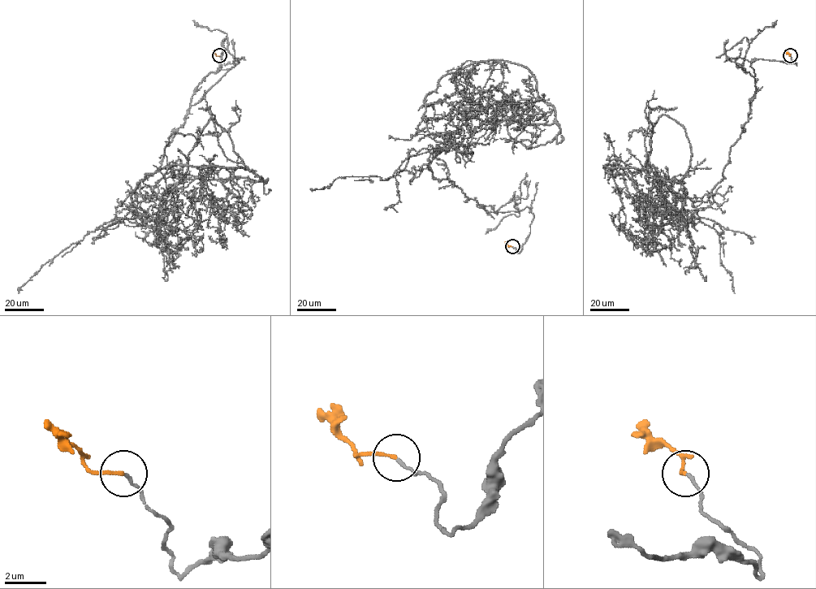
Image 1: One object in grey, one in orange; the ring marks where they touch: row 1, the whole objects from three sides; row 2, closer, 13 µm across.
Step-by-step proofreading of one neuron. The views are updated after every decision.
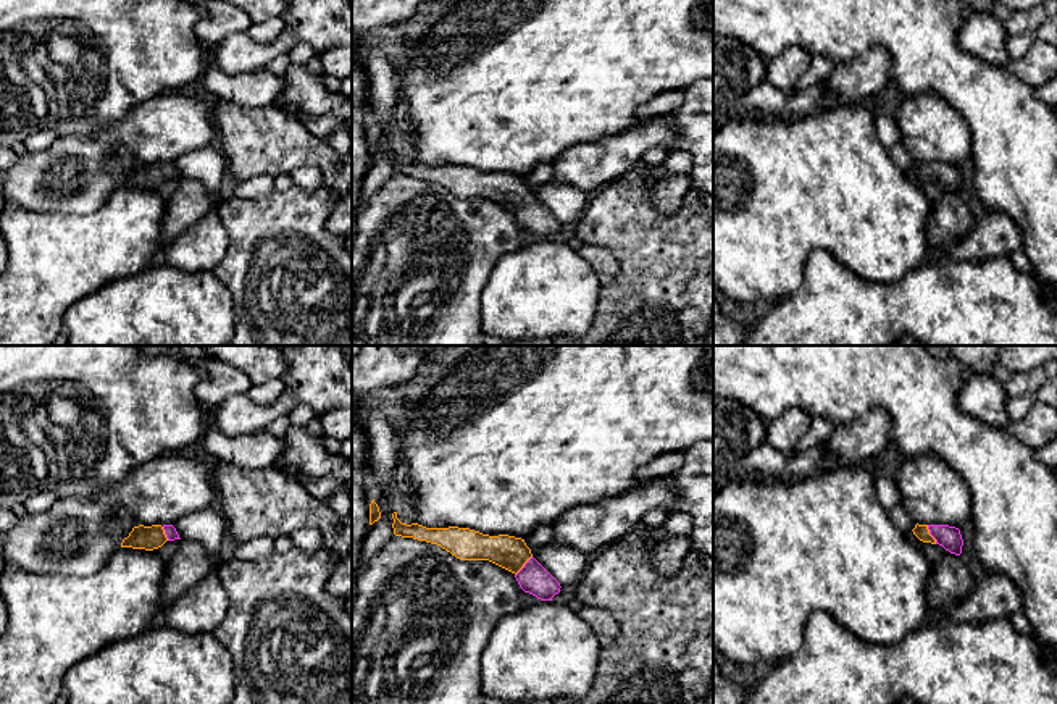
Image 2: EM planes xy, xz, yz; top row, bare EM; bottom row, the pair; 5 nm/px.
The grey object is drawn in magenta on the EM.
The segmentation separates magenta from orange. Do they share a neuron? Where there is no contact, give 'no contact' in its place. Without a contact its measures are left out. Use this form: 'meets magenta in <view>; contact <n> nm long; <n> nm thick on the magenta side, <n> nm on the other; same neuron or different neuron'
meets magenta in xz; contact 130 nm long; 150 nm thick on the magenta side, 170 nm on the other; same neuron

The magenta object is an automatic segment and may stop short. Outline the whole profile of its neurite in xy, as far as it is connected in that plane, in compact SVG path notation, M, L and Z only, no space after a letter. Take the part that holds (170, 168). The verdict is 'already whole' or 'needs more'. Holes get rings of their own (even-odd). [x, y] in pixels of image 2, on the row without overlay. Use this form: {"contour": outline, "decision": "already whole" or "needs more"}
{"contour": "M139 163L123 178L121 186L153 189L161 186L166 179L174 178L181 176L173 163Z", "decision": "needs more"}

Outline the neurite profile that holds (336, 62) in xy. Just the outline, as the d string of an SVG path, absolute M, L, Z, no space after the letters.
M339 45L320 53L323 74L345 79L352 74L352 45Z

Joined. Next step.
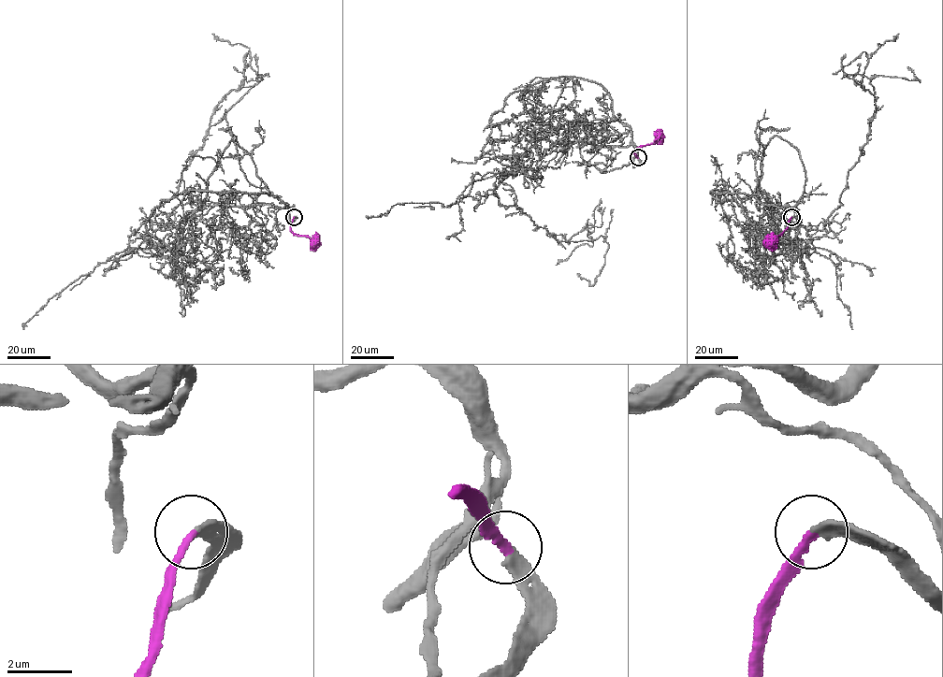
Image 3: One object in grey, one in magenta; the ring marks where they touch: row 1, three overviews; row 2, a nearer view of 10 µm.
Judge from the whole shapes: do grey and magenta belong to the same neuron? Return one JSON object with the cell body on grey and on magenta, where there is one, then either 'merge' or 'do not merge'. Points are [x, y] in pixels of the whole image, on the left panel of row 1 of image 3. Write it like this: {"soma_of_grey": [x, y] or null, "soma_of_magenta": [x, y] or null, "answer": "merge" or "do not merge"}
{"soma_of_grey": null, "soma_of_magenta": [315, 242], "answer": "merge"}

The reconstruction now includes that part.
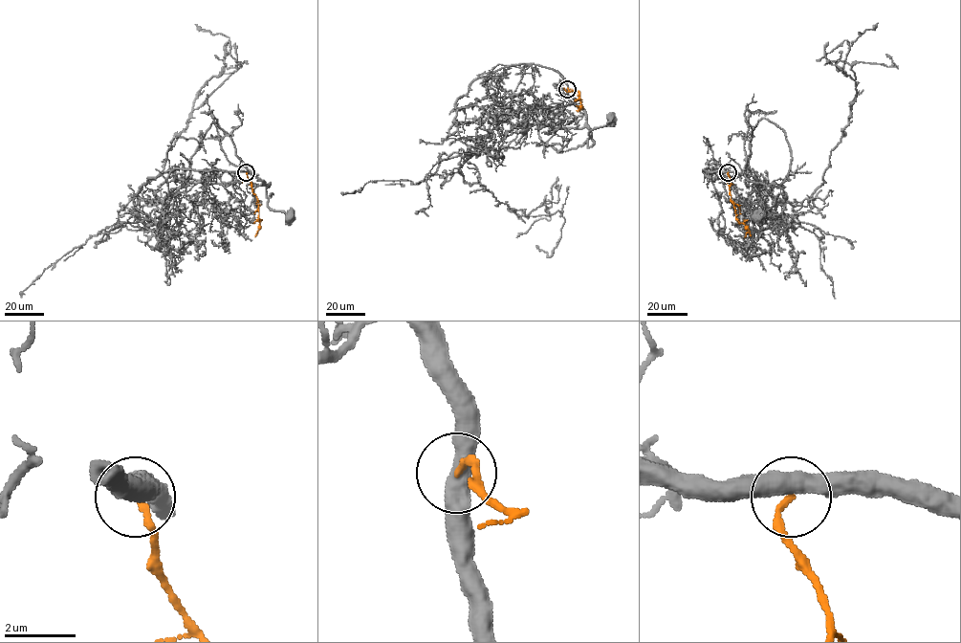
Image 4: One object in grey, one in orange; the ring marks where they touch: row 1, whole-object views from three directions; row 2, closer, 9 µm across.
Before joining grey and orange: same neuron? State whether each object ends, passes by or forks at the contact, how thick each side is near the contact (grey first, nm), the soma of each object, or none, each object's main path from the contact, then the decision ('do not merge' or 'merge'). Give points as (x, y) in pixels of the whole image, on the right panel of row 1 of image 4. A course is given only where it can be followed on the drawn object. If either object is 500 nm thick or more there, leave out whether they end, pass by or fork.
calibres 500 and 180 nm; soma grey (756, 217); soma orange none; course grey (728, 172), (741, 174), (752, 182), (774, 184), (786, 194), (787, 198), (778, 193), (775, 203), (756, 217); course orange (728, 172), (729, 194), (736, 219), (750, 231), (744, 237); do not merge

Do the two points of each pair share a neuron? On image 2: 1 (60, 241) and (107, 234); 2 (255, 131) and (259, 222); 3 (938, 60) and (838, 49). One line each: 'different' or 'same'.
1: same
2: different
3: same

